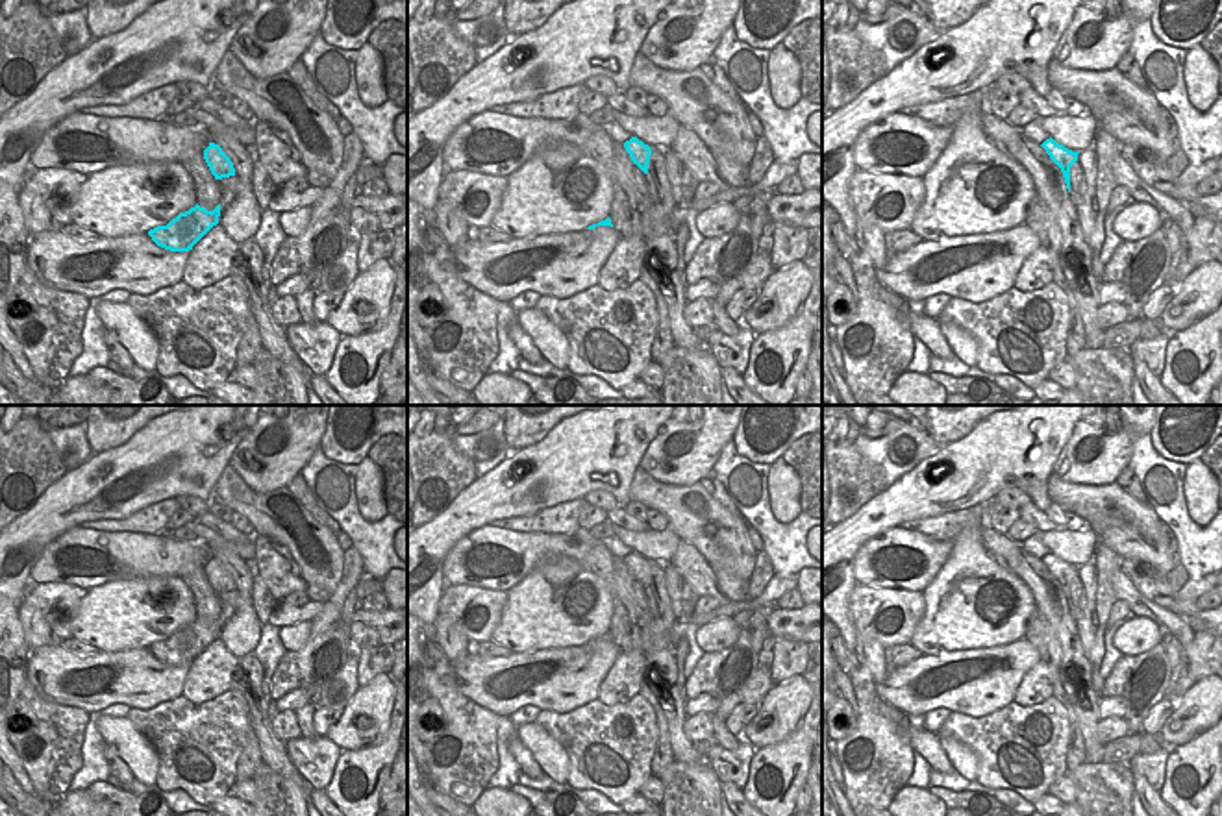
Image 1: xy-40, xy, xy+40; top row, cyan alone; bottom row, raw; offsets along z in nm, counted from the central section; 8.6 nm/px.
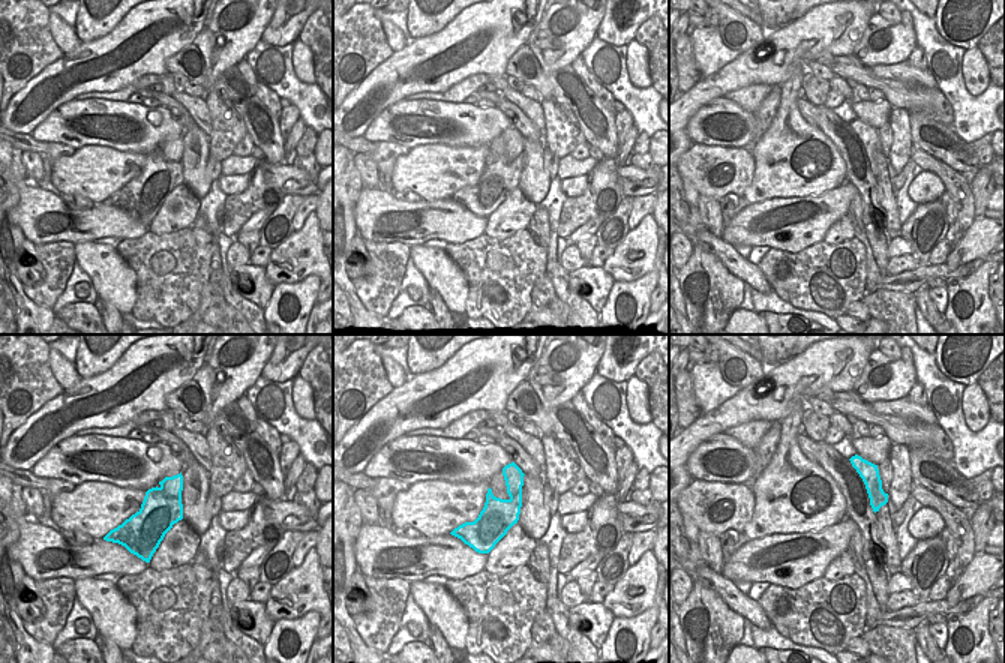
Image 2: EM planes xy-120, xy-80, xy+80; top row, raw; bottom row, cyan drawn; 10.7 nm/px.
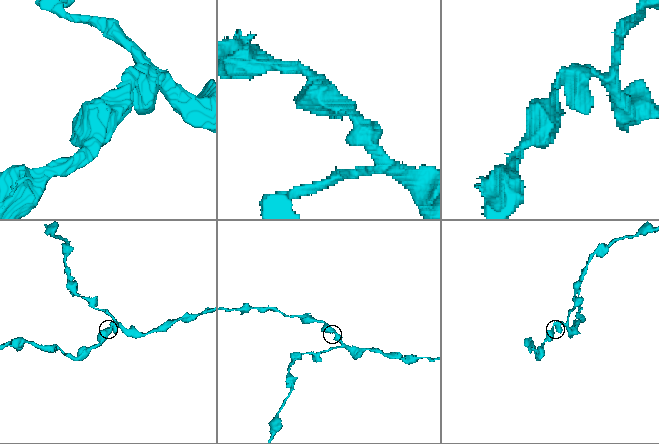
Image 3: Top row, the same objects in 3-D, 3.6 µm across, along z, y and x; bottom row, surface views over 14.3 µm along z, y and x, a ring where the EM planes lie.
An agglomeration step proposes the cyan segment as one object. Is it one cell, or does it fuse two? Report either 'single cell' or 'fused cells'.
single cell

